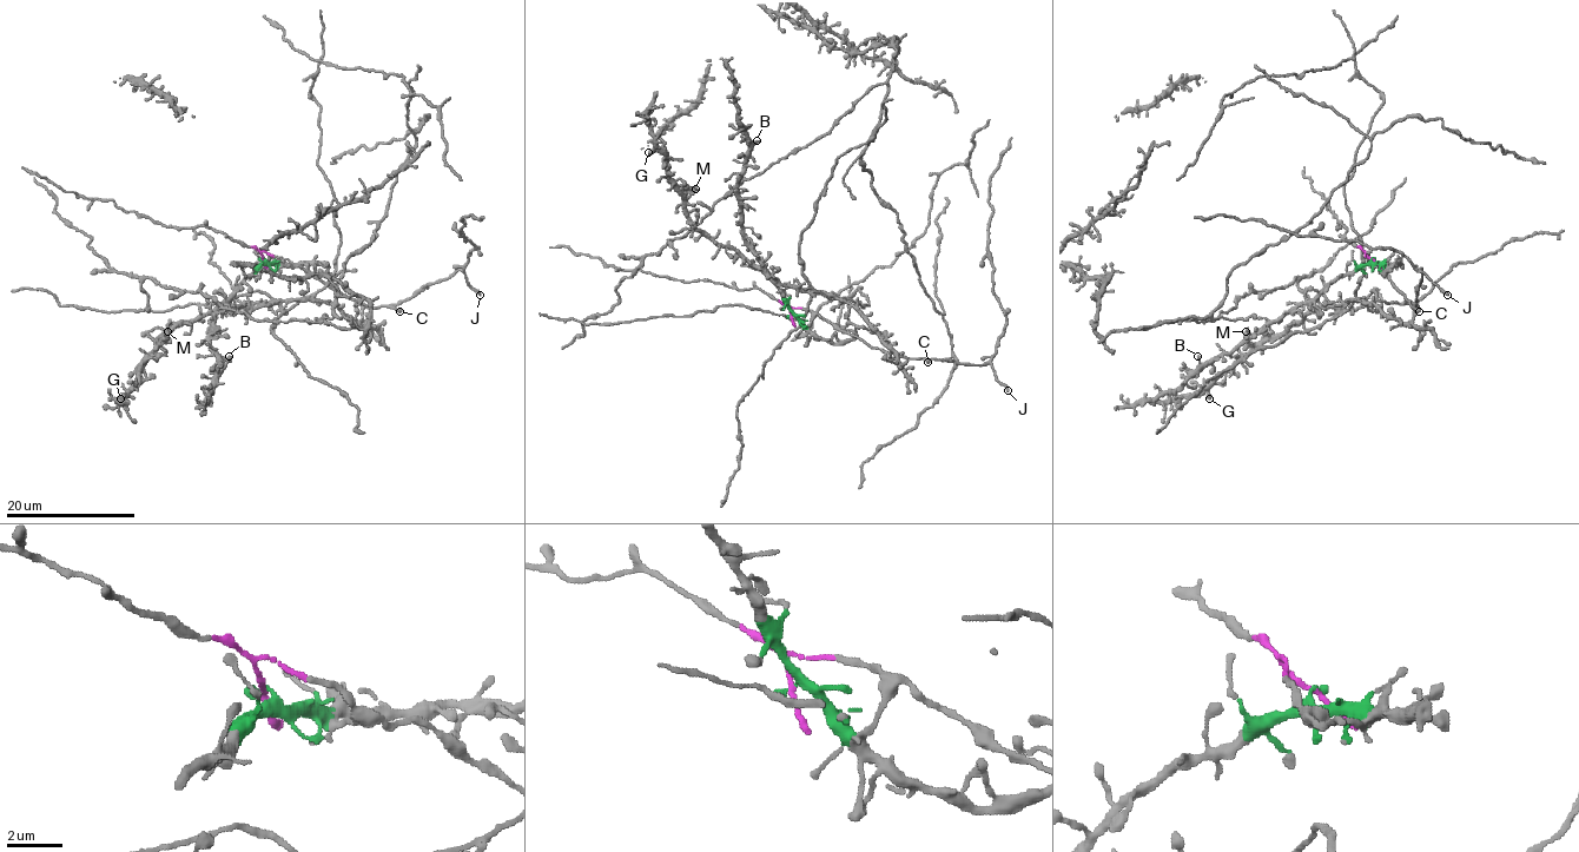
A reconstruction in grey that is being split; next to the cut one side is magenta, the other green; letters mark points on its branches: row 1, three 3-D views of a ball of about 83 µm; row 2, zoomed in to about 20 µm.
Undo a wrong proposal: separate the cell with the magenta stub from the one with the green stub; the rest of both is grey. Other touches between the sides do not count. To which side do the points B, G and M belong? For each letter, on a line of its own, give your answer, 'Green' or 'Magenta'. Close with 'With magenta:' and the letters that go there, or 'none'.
B: Green
G: Green
M: Green
With magenta: none

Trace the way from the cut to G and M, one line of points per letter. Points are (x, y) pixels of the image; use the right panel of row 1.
G: (1372, 258), (1340, 275), (1316, 297), (1315, 310), (1242, 354), (1207, 391), (1210, 398)
M: (1372, 258), (1340, 275), (1316, 297), (1319, 306), (1283, 332), (1250, 345), (1246, 331)

